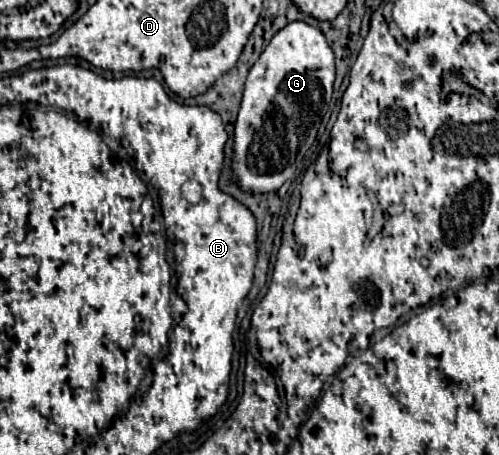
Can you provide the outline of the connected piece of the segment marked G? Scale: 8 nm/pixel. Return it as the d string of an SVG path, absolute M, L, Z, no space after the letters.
M291 21L273 35L247 75L235 123L233 169L241 189L251 193L275 191L297 173L329 109L333 81L335 55L319 27L305 21Z

